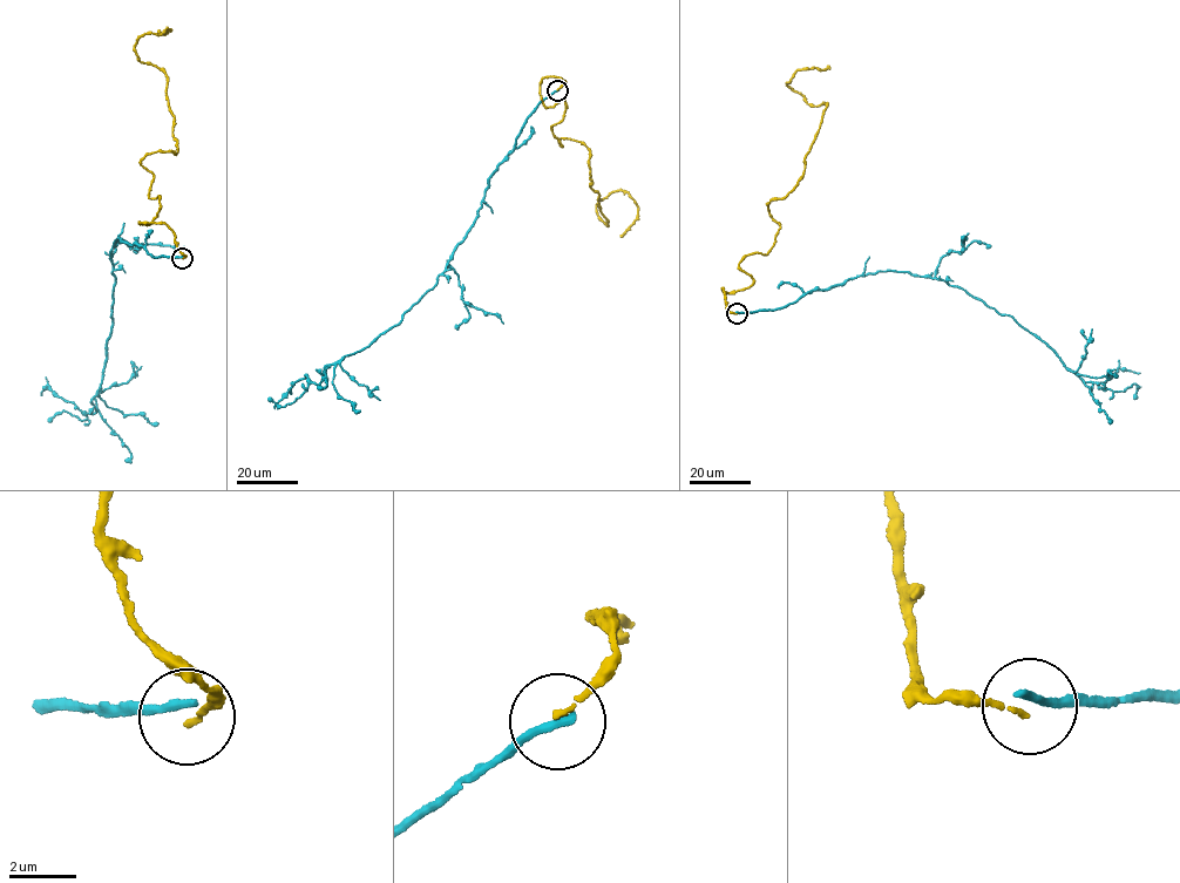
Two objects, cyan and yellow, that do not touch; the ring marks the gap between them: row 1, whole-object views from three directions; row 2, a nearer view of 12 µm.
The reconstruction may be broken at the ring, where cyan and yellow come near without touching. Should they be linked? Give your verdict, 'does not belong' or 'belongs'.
does not belong

